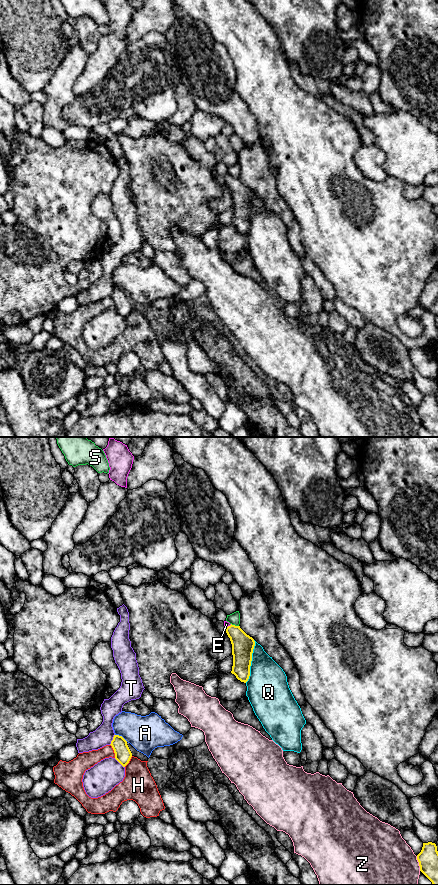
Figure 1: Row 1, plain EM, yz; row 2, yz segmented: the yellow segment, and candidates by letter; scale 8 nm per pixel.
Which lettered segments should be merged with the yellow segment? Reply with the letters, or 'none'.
E

